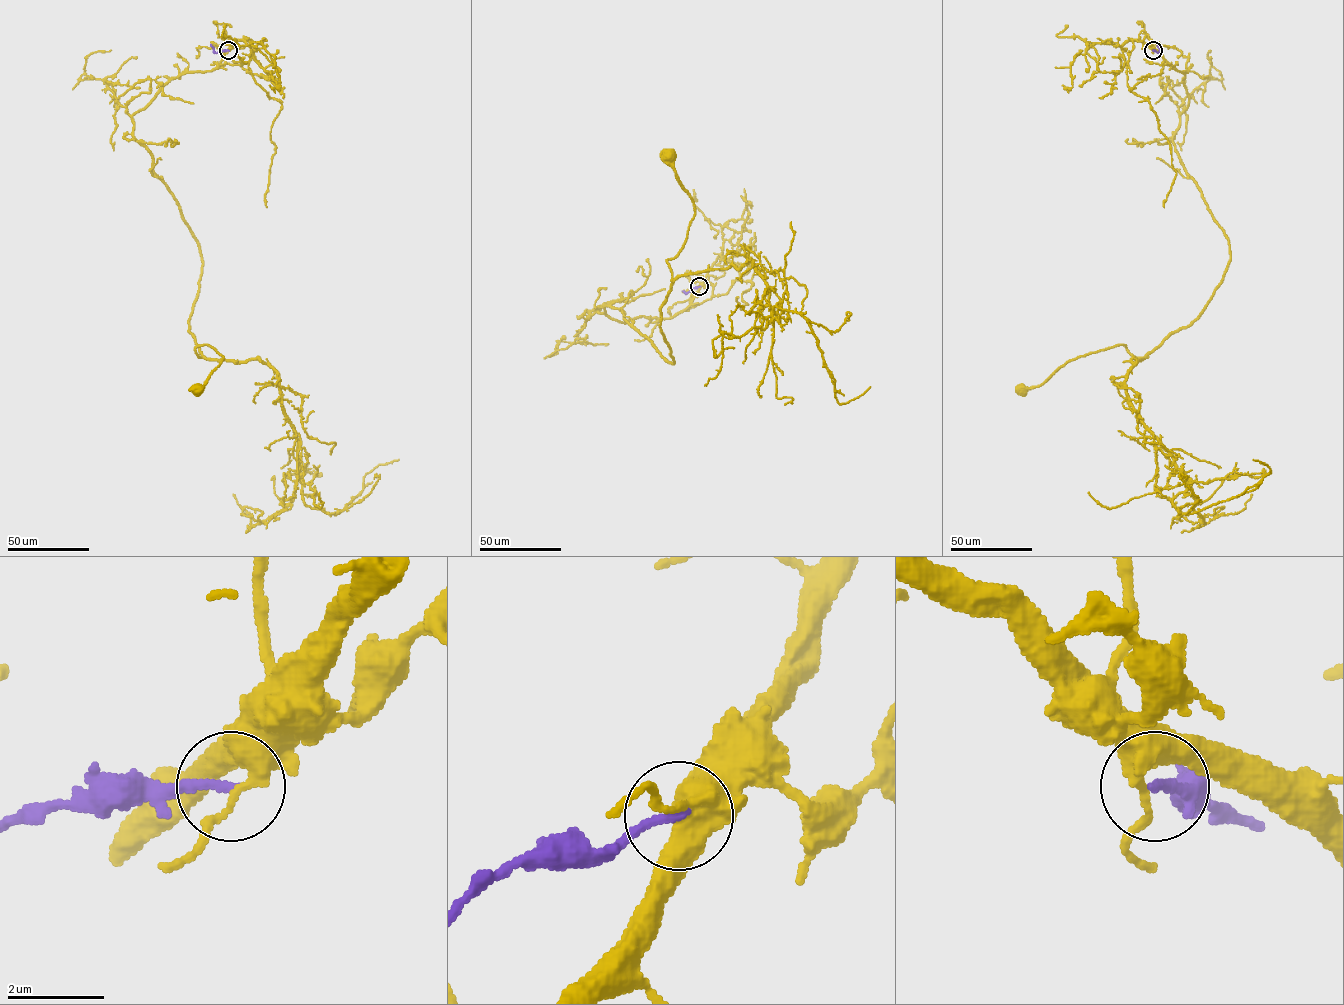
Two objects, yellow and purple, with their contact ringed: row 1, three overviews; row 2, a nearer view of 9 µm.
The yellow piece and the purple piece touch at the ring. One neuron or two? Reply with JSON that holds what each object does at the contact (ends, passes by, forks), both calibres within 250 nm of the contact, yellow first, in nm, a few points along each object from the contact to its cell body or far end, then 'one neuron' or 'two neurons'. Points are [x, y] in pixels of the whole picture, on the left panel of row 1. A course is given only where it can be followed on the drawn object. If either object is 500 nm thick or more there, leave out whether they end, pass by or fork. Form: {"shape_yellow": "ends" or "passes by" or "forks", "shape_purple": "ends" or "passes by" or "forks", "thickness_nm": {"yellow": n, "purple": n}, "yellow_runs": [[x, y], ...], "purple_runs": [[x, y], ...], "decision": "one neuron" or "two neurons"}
{"shape_yellow": "passes by", "shape_purple": "ends", "thickness_nm": {"yellow": 240, "purple": 180}, "yellow_runs": [[228, 50], [132, 116], [203, 262], [189, 332], [199, 357], [206, 344], [223, 358], [196, 390]], "purple_runs": [[228, 50], [215, 53], [211, 44]], "decision": "two neurons"}

